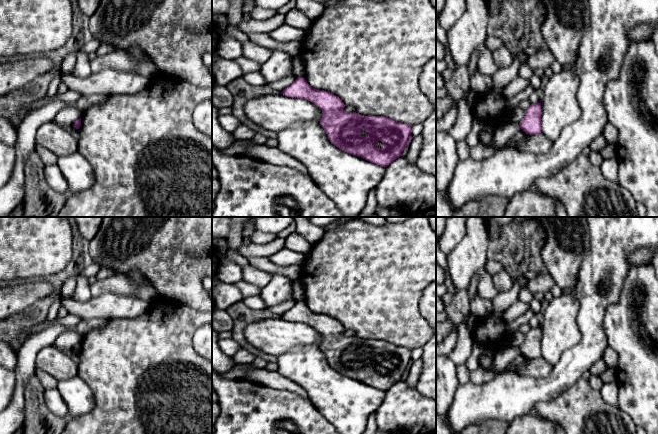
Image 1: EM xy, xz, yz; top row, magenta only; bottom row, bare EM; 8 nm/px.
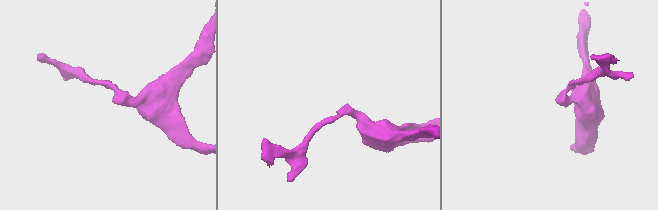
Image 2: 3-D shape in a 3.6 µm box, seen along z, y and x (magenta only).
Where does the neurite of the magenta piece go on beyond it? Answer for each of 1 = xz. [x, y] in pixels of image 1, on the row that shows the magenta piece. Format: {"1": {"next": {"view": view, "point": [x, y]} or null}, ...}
{"1": {"next": null}}

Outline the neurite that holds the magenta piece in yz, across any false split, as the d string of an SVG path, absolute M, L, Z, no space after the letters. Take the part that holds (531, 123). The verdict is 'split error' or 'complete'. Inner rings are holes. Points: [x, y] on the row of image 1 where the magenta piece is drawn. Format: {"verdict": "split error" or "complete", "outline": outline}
{"verdict": "complete", "outline": "M541 103L531 104L519 123L520 128L530 135L541 133Z"}

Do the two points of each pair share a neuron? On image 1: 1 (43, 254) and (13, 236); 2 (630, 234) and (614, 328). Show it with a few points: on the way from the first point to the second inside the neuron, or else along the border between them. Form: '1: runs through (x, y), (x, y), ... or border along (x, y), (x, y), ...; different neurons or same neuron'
1: runs through (36, 247), (30, 241), (20, 236); same neuron
2: border along (628, 273), (619, 299), (610, 304), (605, 313); different neurons

